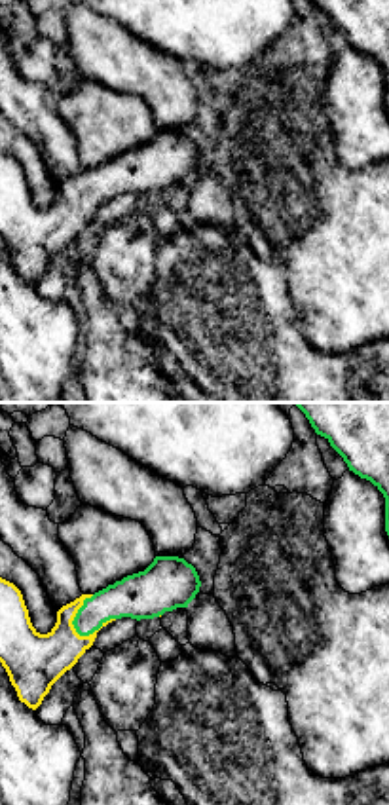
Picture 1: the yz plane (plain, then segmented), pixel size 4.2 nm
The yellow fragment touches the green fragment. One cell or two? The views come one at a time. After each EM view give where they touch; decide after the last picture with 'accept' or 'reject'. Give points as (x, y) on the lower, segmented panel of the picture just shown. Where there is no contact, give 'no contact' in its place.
contact (93, 633)

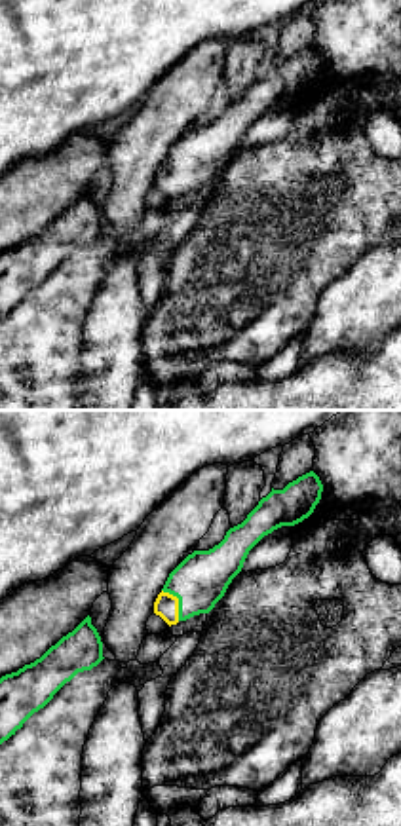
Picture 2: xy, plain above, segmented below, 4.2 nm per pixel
contact (177, 602)

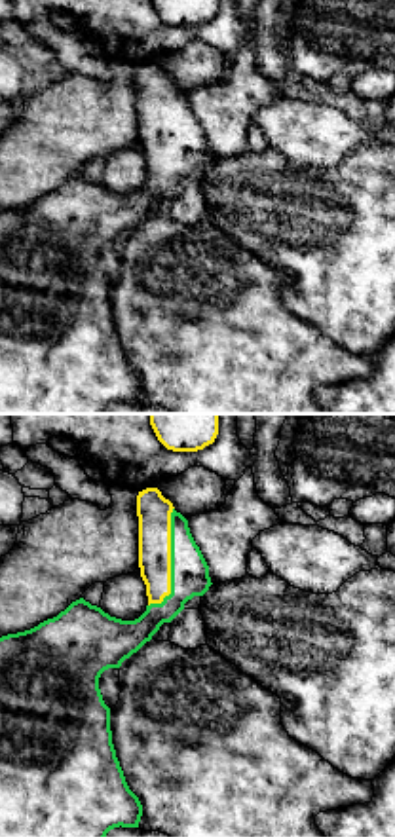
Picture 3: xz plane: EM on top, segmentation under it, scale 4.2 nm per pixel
contact (169, 560)

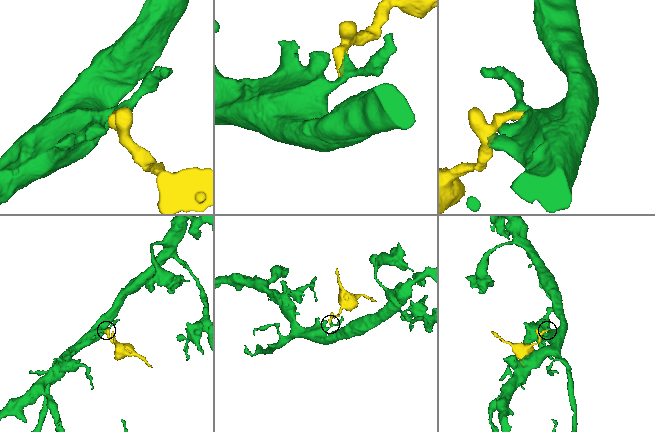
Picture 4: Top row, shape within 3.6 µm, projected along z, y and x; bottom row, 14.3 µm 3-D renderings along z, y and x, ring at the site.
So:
accept

